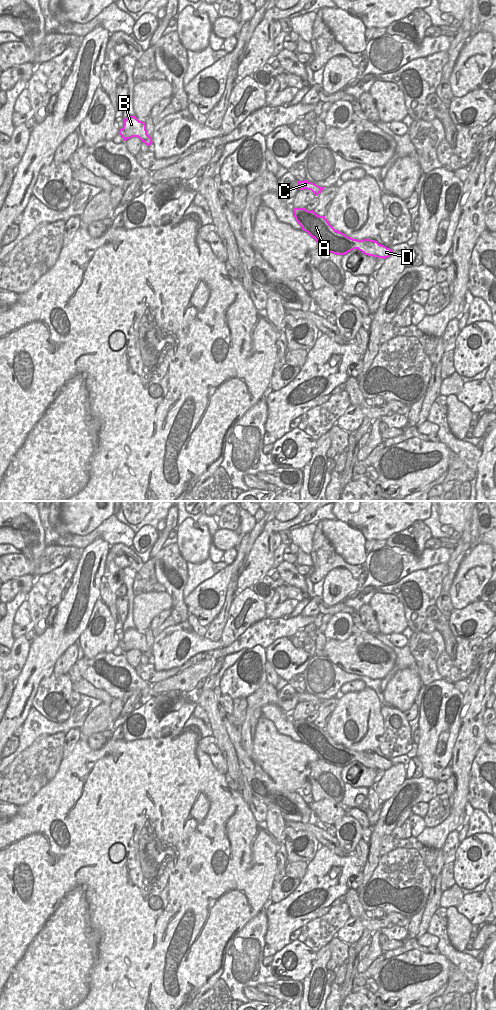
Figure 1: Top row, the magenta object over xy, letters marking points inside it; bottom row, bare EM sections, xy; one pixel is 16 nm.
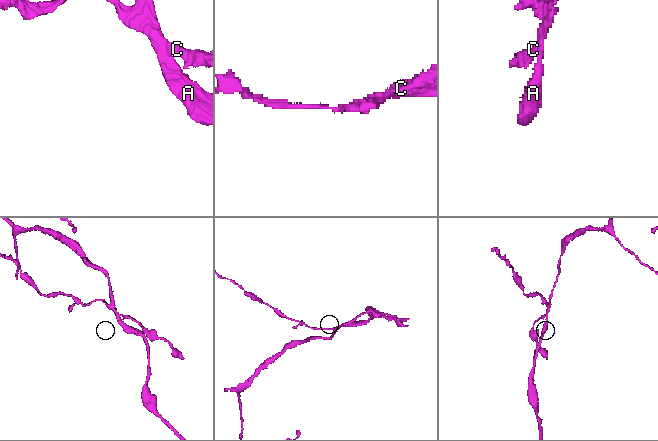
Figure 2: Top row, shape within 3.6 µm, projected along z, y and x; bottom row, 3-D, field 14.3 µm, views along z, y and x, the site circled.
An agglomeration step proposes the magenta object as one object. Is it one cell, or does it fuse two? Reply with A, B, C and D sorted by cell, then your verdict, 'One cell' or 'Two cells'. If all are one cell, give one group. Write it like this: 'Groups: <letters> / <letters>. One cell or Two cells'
Groups: A C D / B. Two cells

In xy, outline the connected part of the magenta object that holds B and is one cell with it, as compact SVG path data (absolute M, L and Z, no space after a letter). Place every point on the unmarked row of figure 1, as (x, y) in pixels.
M129 628L124 631L123 640L119 642L119 646L124 653L132 649L138 649L147 658L153 655L152 650L147 646L146 636L139 633L136 628Z

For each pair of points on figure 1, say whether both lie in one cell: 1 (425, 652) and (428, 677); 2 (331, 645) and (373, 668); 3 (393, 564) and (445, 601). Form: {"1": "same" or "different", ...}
{"1": "same", "2": "same", "3": "different"}

